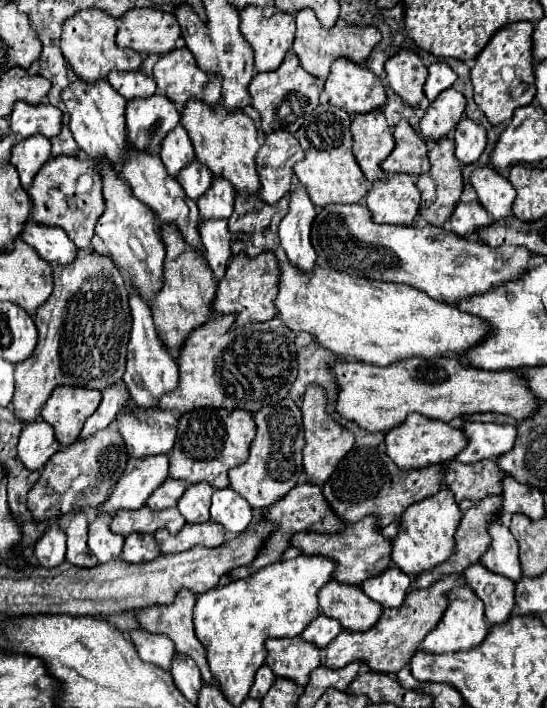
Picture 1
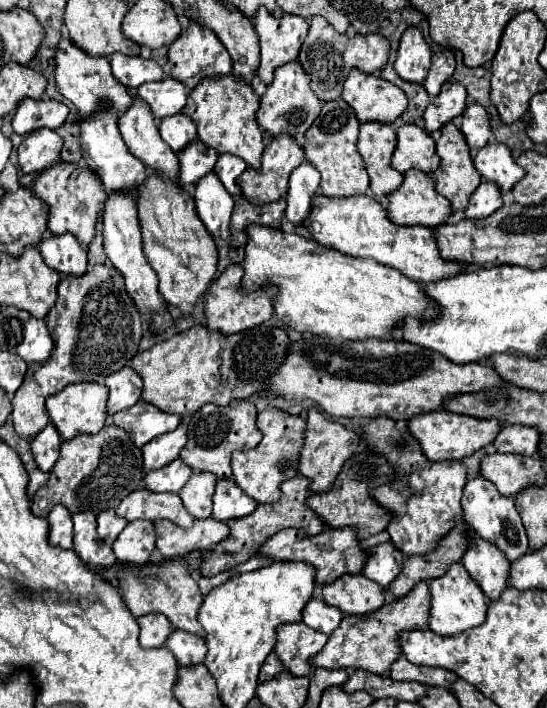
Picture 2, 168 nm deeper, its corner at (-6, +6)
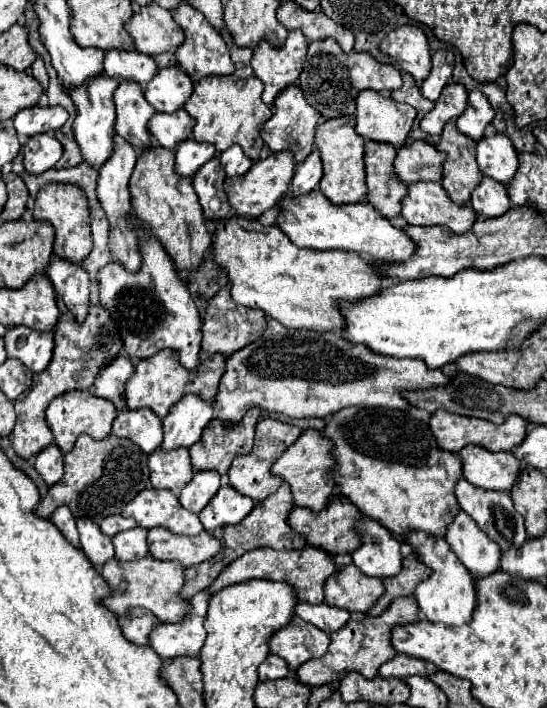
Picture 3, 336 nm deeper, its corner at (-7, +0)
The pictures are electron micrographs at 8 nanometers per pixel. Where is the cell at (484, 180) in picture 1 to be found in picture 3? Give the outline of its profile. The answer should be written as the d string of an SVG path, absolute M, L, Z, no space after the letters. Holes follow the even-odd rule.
M497 133L477 143L477 163L483 175L509 185L517 173L517 151L507 135Z

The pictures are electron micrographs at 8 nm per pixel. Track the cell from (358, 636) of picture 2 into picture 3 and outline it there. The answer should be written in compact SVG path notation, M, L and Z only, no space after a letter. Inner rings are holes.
M399 597L395 599L387 611L383 611L379 617L371 617L365 615L363 619L355 621L349 619L349 623L345 623L345 627L341 627L339 631L331 633L331 645L327 649L327 653L321 659L311 659L307 663L303 663L297 669L297 679L301 683L307 685L325 685L325 683L335 683L341 681L349 671L359 671L363 677L373 679L379 675L379 667L383 663L387 663L389 659L395 657L395 649L391 645L391 629L395 625L403 625L403 623L413 623L419 621L419 607L415 603L415 597Z

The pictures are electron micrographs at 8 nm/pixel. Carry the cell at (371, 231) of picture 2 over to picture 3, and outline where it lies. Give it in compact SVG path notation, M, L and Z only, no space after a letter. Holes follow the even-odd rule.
M319 189L305 197L283 197L277 207L281 207L277 225L283 233L297 245L307 249L345 249L359 253L371 261L381 261L387 265L405 263L415 253L417 245L403 231L393 227L381 213L377 213L369 203L333 205Z

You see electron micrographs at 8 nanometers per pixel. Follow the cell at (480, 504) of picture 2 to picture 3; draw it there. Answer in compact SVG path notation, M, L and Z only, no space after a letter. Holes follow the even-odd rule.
M459 481L455 487L455 495L459 499L461 509L473 517L473 521L481 527L481 531L485 531L489 535L489 539L493 539L503 551L507 551L509 547L521 547L527 541L527 533L523 527L523 517L515 511L511 495L509 493L501 493L501 491L483 491L475 485L471 485L469 481Z

